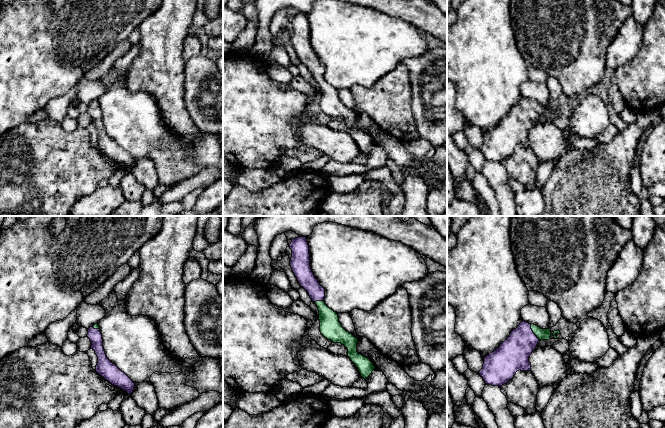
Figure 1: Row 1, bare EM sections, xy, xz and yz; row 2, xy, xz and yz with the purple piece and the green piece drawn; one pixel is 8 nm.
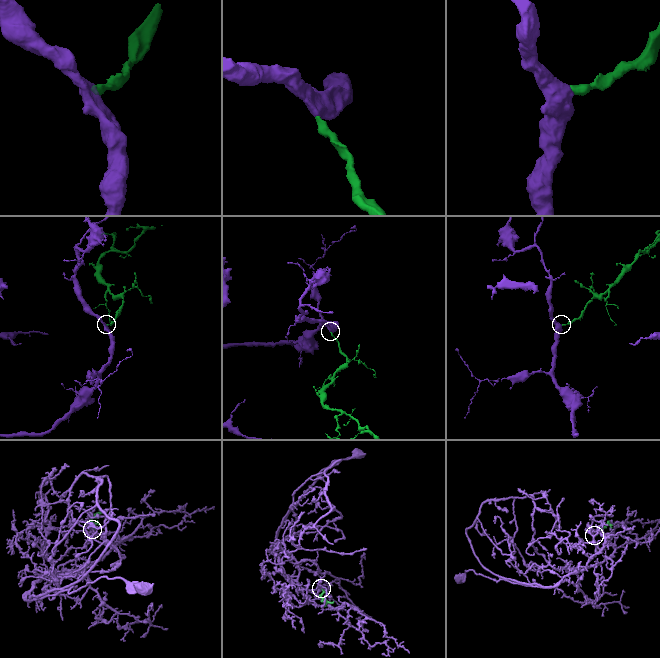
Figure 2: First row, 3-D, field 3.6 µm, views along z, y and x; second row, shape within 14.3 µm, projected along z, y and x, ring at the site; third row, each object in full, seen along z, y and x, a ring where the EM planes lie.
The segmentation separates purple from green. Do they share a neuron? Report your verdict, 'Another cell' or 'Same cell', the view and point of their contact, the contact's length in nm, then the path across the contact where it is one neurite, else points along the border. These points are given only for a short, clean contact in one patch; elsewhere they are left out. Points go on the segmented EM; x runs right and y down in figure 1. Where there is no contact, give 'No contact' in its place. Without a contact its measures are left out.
Same cell. Touches purple at yz (532, 332). Shared border 150 nm. Path across: yz (513, 354), (532, 332), (542, 334)

